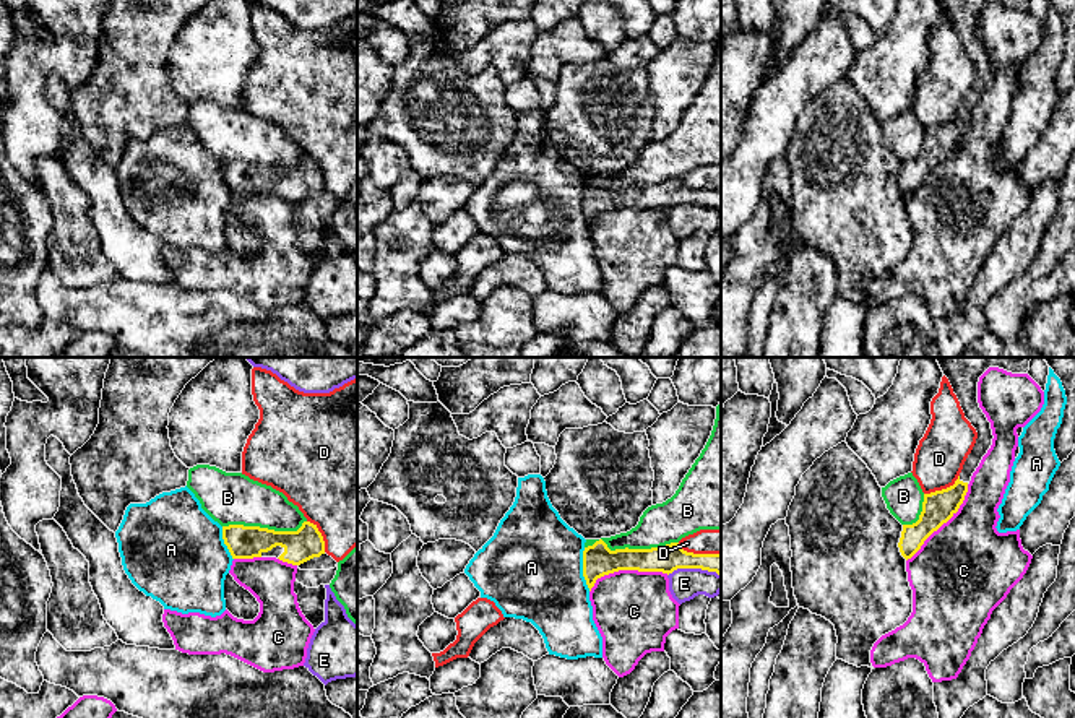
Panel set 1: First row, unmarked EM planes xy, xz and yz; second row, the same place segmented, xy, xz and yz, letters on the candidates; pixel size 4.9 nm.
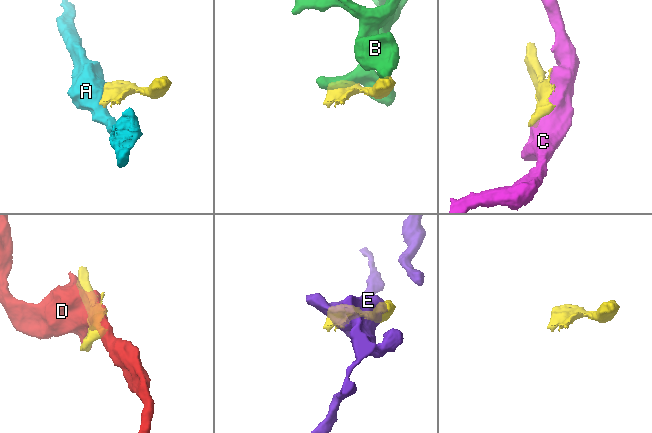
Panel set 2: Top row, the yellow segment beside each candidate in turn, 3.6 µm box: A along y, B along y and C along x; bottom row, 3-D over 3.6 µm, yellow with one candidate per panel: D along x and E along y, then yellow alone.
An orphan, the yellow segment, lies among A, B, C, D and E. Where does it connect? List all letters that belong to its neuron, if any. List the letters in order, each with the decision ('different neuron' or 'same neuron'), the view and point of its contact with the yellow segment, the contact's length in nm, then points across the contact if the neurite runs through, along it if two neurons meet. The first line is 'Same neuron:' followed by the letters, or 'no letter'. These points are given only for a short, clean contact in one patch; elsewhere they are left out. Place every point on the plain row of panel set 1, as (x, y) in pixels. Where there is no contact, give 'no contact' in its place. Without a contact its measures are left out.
Same neuron: no letter
A: different neuron | xz (583, 205) | 220 nm | along xz (583, 184), (583, 215), (590, 226)
B: different neuron | xz (630, 185) | 460 nm
C: different neuron | xz (626, 205) | 400 nm
D: different neuron | yz (942, 125) | 200 nm
E: different neuron | xz (694, 203) | 260 nm

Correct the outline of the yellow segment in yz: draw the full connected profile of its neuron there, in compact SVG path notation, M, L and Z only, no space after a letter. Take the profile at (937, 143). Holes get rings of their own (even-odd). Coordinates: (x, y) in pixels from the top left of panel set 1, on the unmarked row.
M939 0L956 31L965 54L978 68L976 80L968 91L963 106L953 122L924 130L922 148L913 161L903 161L898 179L901 192L911 195L924 177L947 159L960 145L968 128L973 109L992 81L992 65L978 39L978 18L989 3L999 3L1012 10L1028 10L1030 0Z

